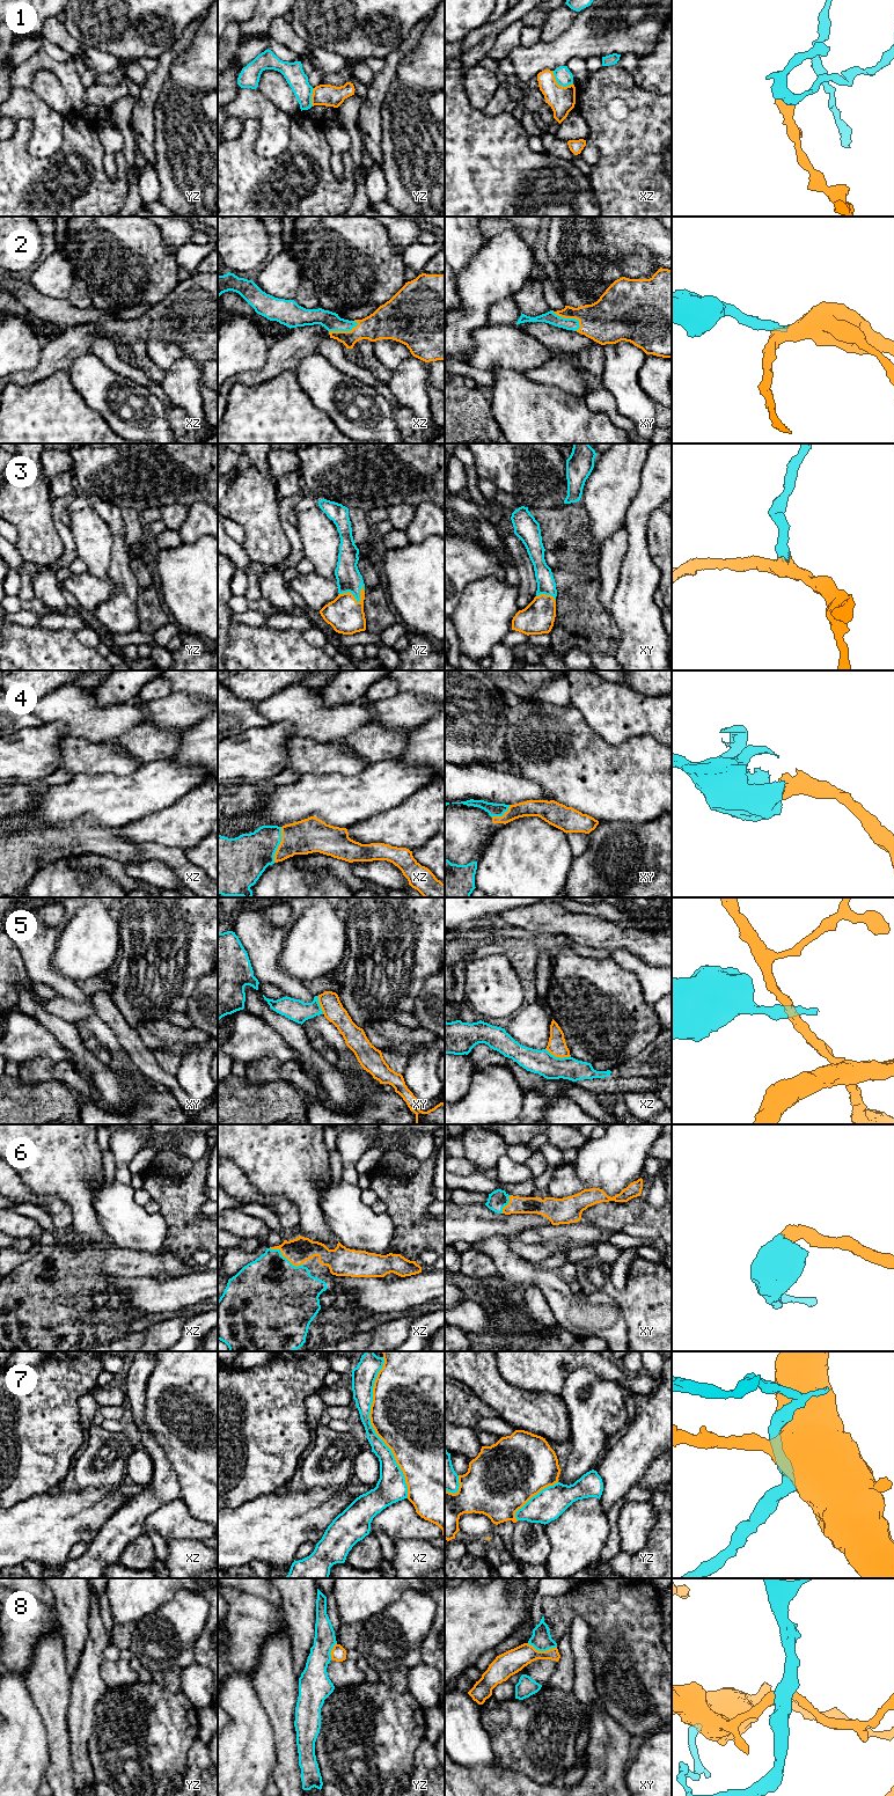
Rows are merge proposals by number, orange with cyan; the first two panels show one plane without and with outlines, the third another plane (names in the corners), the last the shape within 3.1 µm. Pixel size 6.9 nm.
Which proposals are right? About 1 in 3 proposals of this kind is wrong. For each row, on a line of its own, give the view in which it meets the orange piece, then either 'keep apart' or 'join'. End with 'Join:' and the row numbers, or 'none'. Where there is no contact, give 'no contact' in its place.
1: meets orange in xz; keep apart
2: meets orange in xy; join
3: meets orange in yz; join
4: meets orange in xz; join
5: meets orange in xz; keep apart
6: meets orange in xz; join
7: meets orange in xz; join
8: meets orange in xy; keep apart
Join: 2, 3, 4, 6, 7

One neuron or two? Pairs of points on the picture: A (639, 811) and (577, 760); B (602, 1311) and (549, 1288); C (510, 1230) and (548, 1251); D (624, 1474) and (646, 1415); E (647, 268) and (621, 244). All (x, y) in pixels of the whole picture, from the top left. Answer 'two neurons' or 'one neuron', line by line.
A: one neuron
B: one neuron
C: two neurons
D: one neuron
E: two neurons

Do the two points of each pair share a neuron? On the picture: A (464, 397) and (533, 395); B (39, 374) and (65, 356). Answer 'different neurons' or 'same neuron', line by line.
A: different neurons
B: same neuron

